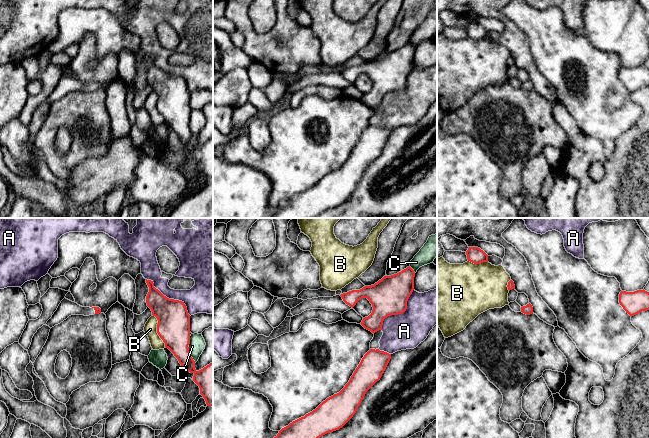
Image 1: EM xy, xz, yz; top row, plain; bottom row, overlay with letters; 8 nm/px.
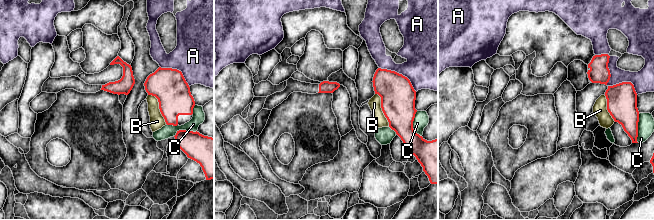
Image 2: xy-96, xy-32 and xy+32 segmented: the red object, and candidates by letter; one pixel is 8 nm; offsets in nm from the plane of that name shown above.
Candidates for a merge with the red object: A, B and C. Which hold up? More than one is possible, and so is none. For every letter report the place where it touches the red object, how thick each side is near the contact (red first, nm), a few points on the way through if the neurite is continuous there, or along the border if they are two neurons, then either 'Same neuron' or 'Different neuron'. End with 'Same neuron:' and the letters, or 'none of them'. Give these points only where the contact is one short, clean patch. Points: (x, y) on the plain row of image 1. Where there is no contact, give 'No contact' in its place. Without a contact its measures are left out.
A: Touches red at xy (170, 75). Thickness 260 nm (red) against 240 nm. Different neuron
B: Touches red at xy (157, 106). Thickness 260 nm (red) against 100 nm. Different neuron
C: Touches red at xy (190, 131). Thickness 260 nm (red) against 130 nm. Different neuron
Same neuron: none of them

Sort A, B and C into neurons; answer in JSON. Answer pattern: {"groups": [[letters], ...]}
{"groups": [["A"], ["B"], ["C"]]}

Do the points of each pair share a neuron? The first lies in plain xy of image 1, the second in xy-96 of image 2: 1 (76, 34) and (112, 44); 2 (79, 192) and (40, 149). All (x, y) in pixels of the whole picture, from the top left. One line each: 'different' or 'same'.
1: different
2: different

